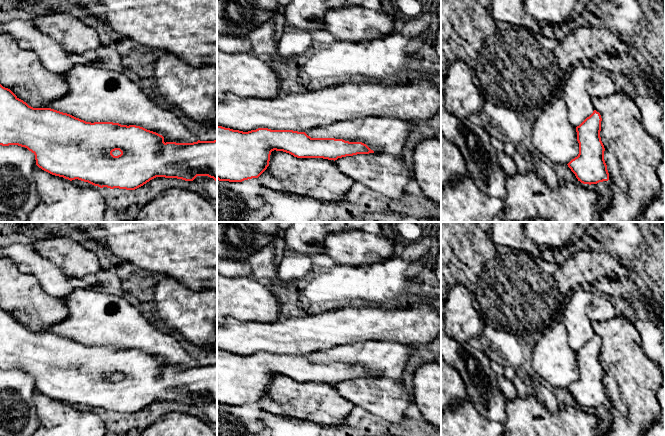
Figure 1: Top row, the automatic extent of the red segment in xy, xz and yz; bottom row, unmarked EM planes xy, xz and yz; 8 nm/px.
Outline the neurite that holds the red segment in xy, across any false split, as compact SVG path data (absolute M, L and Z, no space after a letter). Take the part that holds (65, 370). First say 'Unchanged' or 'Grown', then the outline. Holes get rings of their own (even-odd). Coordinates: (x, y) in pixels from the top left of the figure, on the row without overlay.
Unchanged. M0 308L0 369L18 369L27 372L35 379L36 389L42 394L70 405L78 403L88 406L100 412L107 411L110 413L119 412L126 414L135 414L156 401L177 402L185 405L193 405L197 400L208 400L217 406L217 364L200 365L193 367L176 367L164 366L164 361L156 356L147 354L136 349L121 349L113 346L86 346L70 338L63 337L51 332L33 332L26 326L19 323L10 313Z

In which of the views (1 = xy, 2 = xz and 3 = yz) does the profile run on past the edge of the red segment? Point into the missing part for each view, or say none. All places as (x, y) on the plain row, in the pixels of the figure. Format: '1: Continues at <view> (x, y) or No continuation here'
1: No continuation here
2: No continuation here
3: No continuation here

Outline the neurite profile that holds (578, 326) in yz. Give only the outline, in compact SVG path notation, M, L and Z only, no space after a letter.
M580 289L571 292L562 303L563 316L561 322L566 327L569 345L575 352L595 334L587 316L587 307L592 302L593 295L591 292Z

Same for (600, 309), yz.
M599 292L593 295L592 302L587 307L587 316L591 322L611 320L617 315L613 303Z

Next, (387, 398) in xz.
M383 377L357 378L335 384L338 393L367 412L389 422L406 419L405 411L415 403L399 380Z

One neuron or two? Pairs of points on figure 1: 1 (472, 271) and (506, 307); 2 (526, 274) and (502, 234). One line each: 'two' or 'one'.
1: one
2: two

